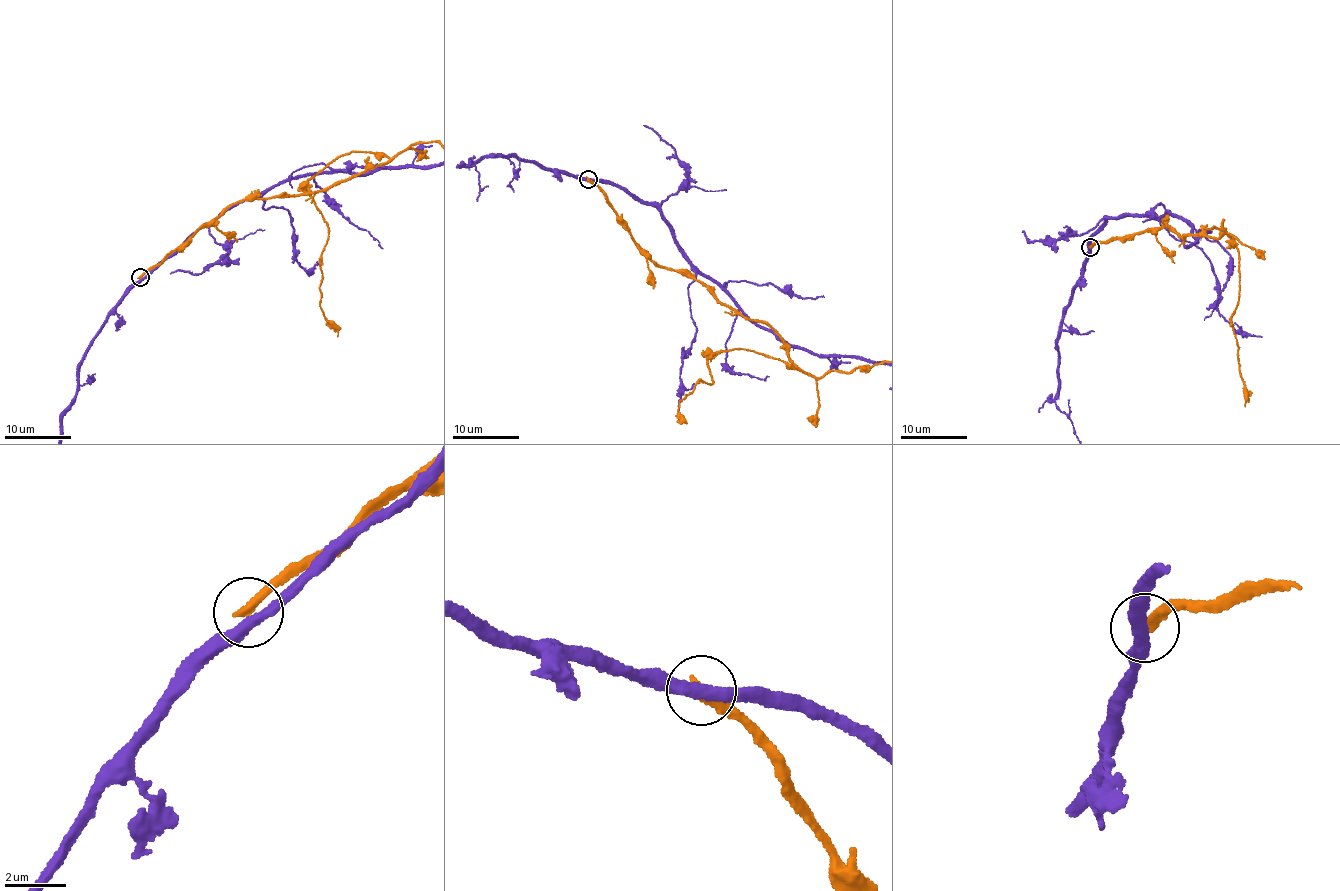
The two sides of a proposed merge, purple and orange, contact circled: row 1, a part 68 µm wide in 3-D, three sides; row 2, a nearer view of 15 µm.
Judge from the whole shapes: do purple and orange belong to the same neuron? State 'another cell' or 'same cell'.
another cell

